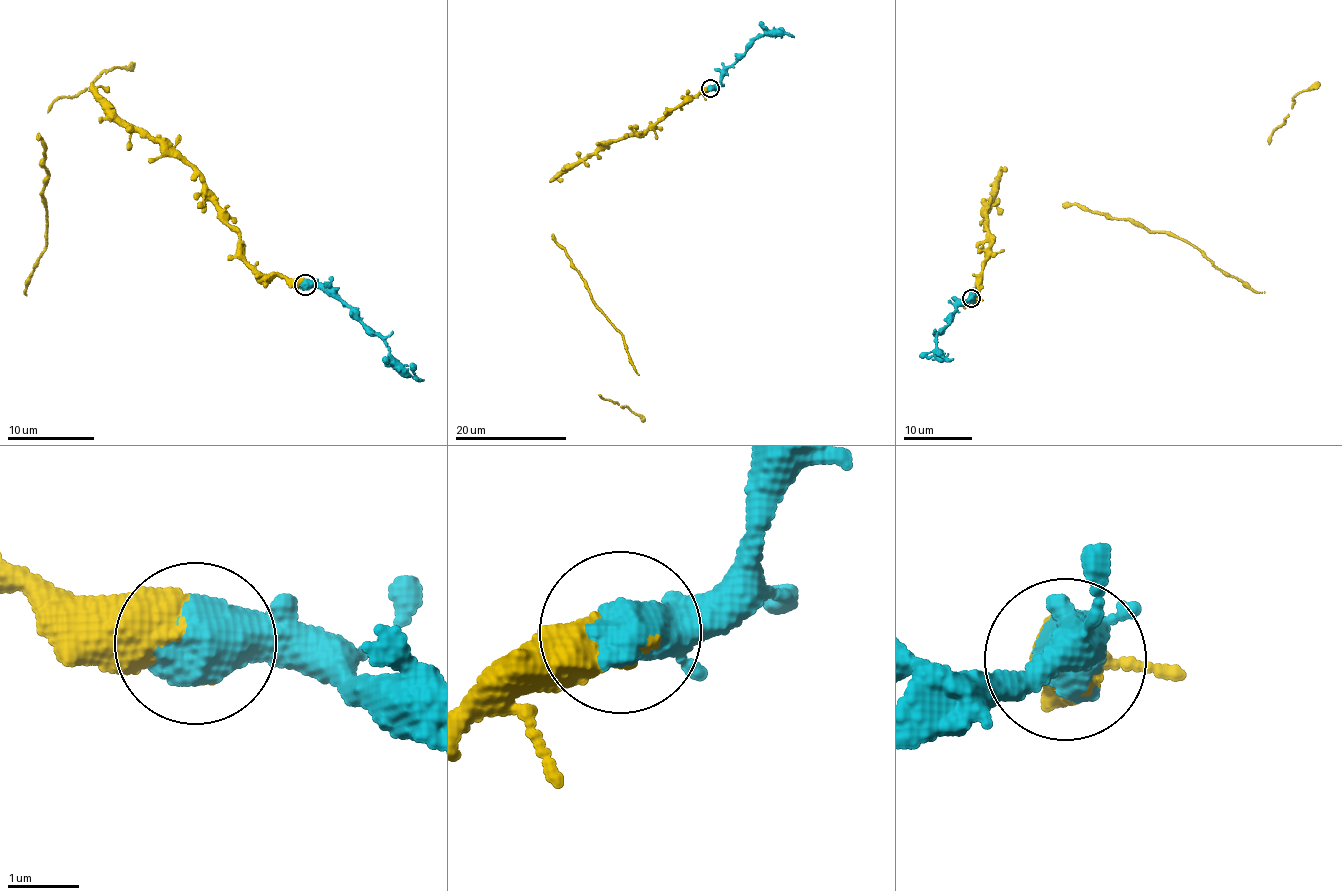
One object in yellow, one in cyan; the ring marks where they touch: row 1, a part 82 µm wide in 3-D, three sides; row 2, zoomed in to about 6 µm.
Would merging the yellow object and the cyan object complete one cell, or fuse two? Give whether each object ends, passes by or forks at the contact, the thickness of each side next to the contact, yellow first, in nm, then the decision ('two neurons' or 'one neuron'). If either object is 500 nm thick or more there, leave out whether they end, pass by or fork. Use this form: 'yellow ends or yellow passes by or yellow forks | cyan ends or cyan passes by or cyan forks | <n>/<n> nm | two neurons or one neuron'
750/750 nm | one neuron

